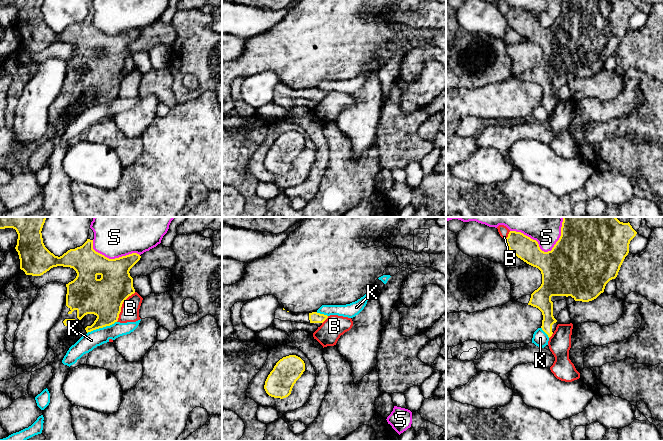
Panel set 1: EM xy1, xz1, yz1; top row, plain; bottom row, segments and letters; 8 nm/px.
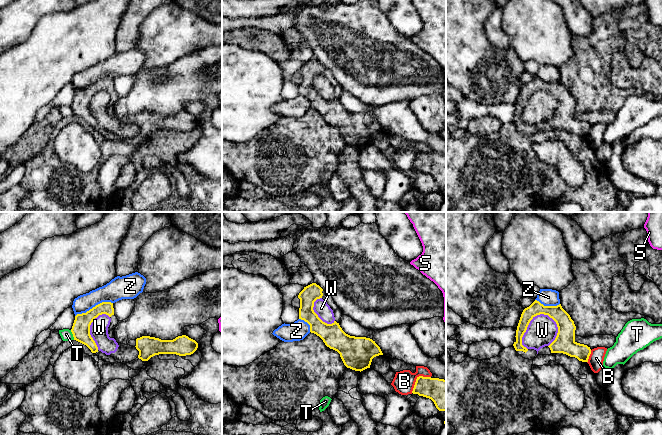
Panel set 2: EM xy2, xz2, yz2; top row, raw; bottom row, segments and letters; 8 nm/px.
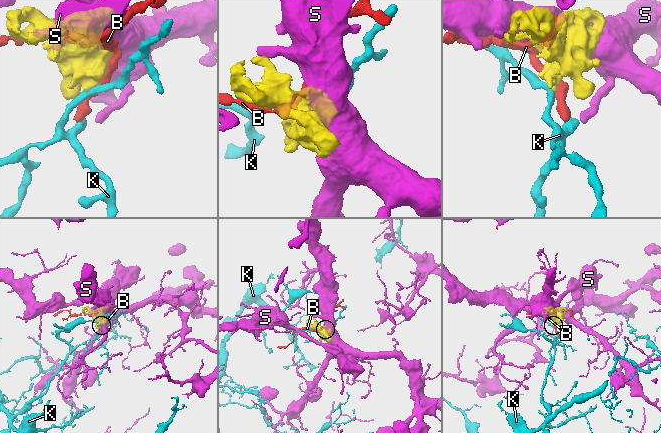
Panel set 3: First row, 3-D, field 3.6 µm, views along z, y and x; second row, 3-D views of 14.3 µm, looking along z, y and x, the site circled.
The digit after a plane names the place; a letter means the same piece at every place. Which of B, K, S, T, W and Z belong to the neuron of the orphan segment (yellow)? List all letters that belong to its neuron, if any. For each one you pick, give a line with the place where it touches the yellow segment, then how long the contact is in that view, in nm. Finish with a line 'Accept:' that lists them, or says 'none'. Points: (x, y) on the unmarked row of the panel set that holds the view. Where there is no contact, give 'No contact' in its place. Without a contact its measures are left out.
Accept: none

